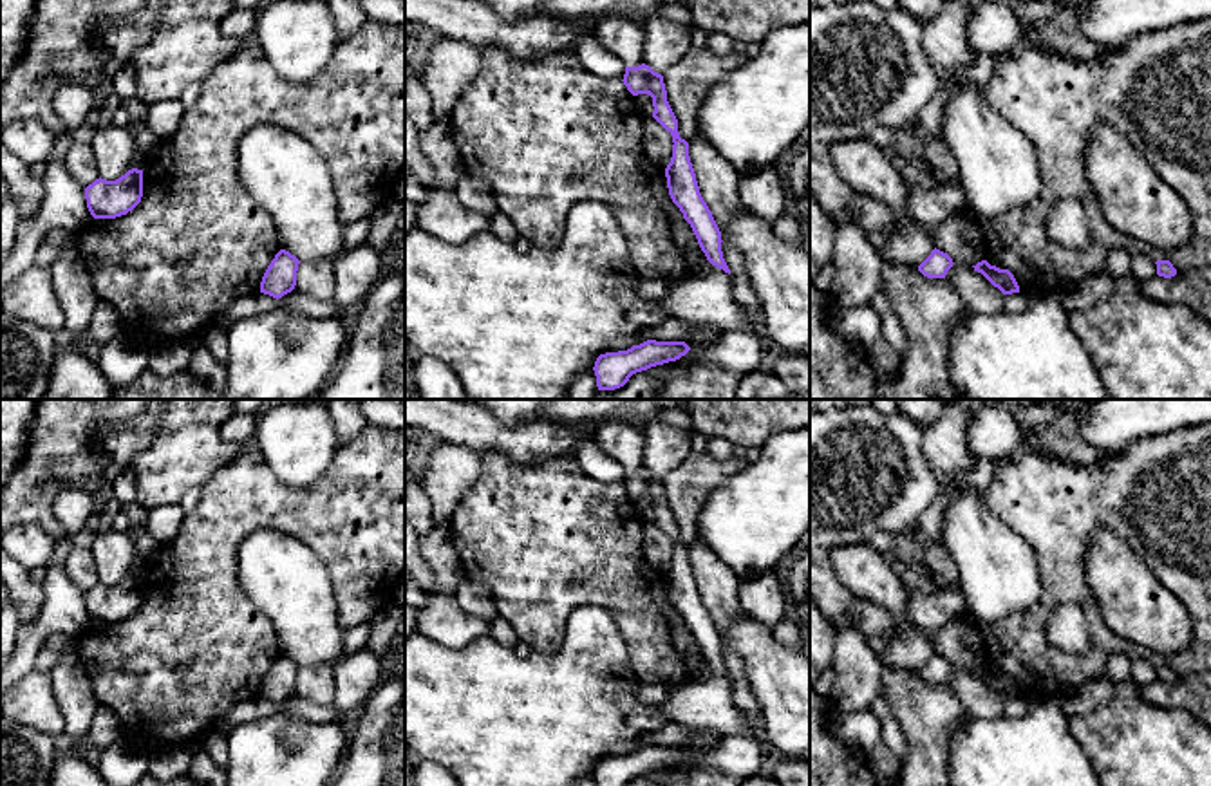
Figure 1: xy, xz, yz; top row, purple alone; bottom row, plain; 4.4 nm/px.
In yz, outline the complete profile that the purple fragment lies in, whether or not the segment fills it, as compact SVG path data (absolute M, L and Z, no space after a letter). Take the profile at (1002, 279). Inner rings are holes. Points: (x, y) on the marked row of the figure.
M981 260L972 267L974 271L981 273L1003 295L1019 293L1019 285L1009 269L1000 269L996 266L990 266L987 260Z

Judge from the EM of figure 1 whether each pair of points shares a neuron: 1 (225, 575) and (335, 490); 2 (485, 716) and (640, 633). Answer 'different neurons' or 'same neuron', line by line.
1: same neuron
2: different neurons

